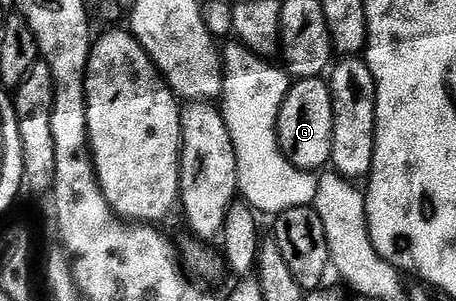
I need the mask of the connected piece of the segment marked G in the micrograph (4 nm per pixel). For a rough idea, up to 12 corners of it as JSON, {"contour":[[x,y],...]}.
{"contour":[[326,78],[292,82],[279,148],[294,167],[330,164],[333,101]]}

